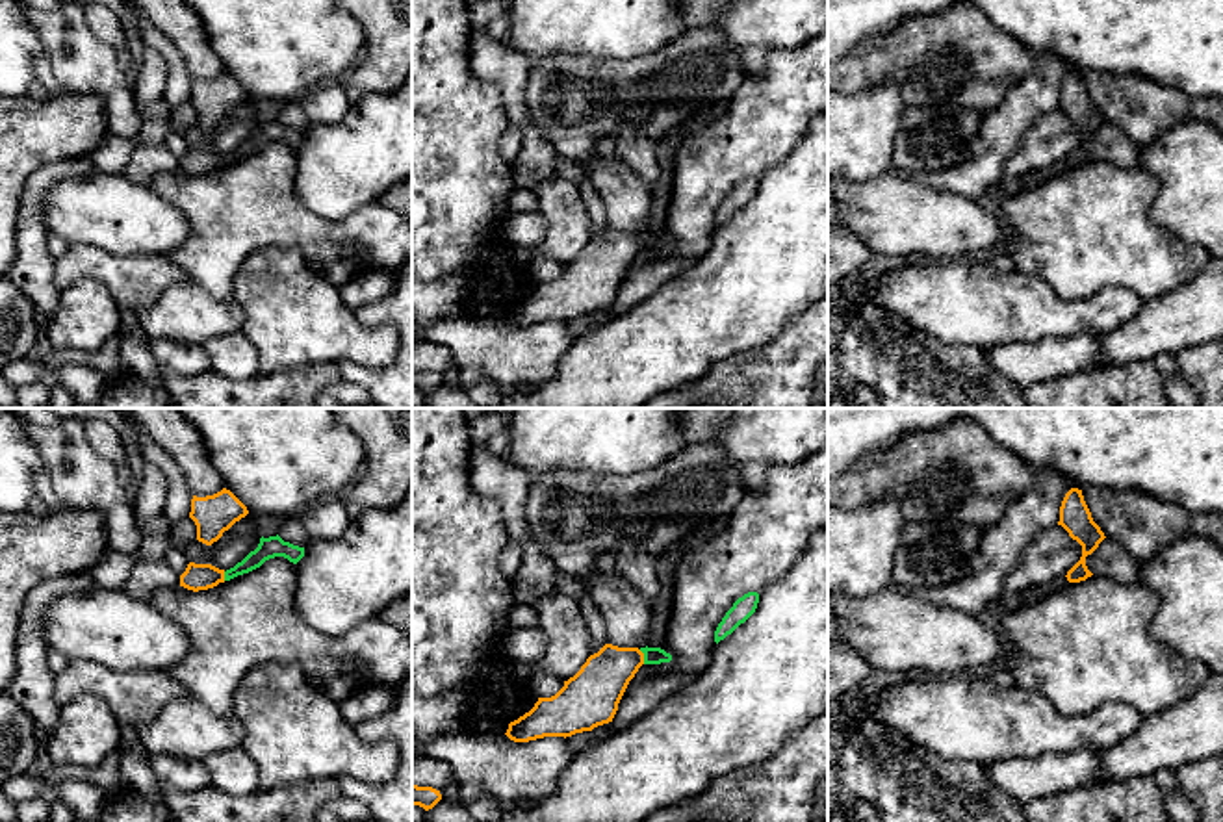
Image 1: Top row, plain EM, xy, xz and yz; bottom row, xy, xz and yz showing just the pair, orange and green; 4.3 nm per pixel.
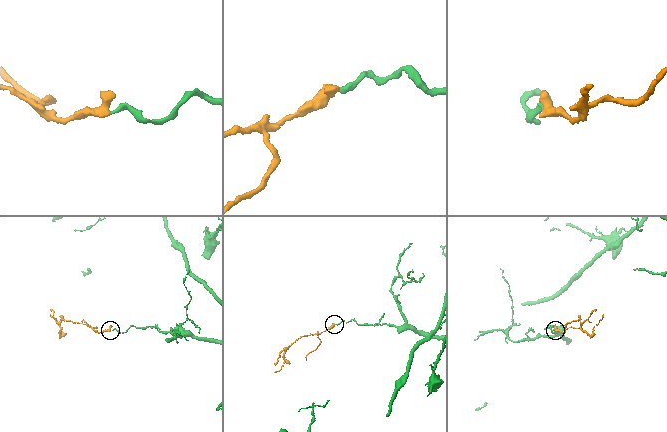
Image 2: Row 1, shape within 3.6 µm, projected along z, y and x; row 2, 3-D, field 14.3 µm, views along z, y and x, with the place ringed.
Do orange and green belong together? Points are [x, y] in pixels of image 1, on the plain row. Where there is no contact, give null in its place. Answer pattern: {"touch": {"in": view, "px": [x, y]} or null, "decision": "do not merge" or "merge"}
{"touch": {"in": "xz", "px": [643, 242]}, "decision": "merge"}

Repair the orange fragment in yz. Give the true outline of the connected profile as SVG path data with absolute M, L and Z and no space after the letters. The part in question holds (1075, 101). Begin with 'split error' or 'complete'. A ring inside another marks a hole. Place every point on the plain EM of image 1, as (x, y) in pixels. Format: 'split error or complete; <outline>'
complete; M1071 72L1060 91L1060 106L1069 121L1082 130L1080 145L1067 156L1069 167L1080 167L1093 158L1086 150L1086 141L1091 139L1106 122L1101 111L1093 106L1091 96L1084 85L1082 74Z

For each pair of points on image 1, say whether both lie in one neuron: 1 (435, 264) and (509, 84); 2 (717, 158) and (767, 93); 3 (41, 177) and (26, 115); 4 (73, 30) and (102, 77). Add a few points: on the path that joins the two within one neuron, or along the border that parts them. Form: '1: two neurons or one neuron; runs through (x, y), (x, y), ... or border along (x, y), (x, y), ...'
1: two neurons; border along (472, 67), (477, 77), (498, 88), (509, 123)
2: one neuron; runs through (733, 141), (765, 110)
3: two neurons; border along (82, 154), (39, 166), (28, 177), (19, 205)
4: one neuron; runs through (73, 41), (73, 47), (91, 65)

